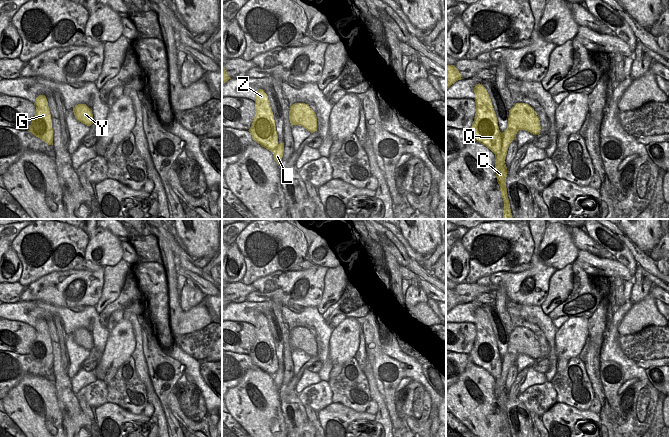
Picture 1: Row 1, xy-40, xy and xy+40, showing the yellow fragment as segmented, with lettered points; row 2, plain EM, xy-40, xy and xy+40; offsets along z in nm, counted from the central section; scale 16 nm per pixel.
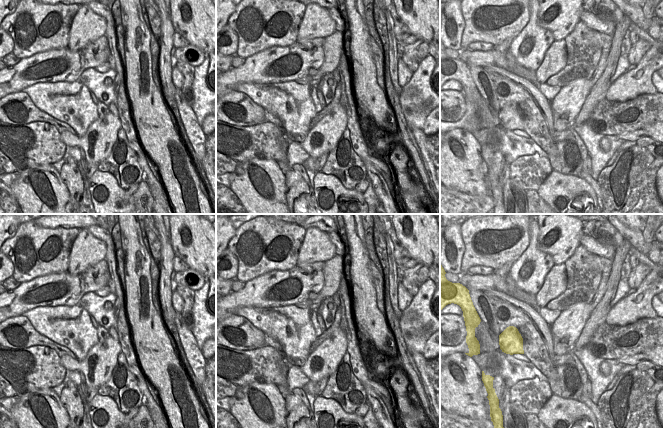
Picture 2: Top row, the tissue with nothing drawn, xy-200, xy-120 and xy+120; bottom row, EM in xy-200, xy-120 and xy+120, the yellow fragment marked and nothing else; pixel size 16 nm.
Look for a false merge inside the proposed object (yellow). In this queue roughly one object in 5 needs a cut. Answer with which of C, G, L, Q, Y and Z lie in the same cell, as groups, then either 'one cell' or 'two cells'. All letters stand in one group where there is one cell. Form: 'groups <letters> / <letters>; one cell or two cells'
groups C G L Q Y Z; one cell

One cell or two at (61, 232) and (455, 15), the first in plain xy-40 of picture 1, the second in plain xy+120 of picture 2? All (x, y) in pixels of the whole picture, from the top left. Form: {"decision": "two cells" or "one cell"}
{"decision": "two cells"}

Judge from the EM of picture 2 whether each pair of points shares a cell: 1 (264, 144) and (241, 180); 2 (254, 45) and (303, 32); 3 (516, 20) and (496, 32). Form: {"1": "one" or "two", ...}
{"1": "two", "2": "two", "3": "one"}

